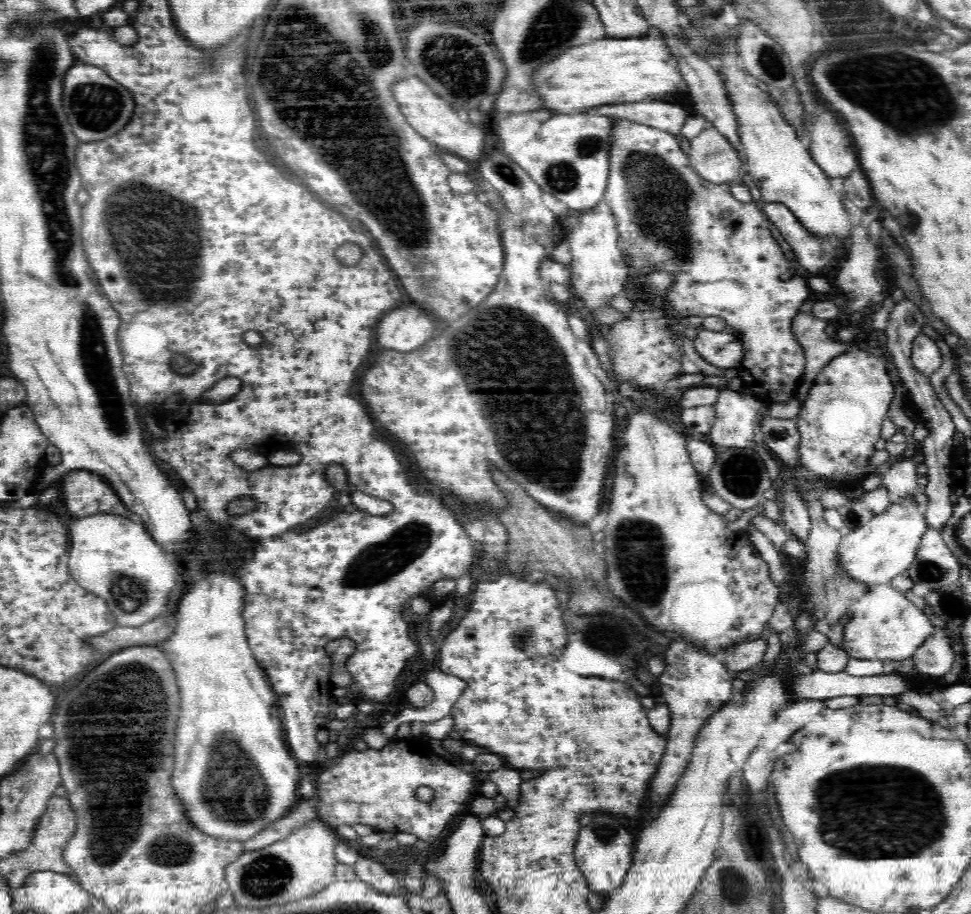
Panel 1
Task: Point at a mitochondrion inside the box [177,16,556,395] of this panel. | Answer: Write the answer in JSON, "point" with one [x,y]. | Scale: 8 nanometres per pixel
{"point":[455,60]}

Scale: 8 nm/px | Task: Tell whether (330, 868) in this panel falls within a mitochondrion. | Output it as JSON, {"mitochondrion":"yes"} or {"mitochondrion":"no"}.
{"mitochondrion":"no"}

